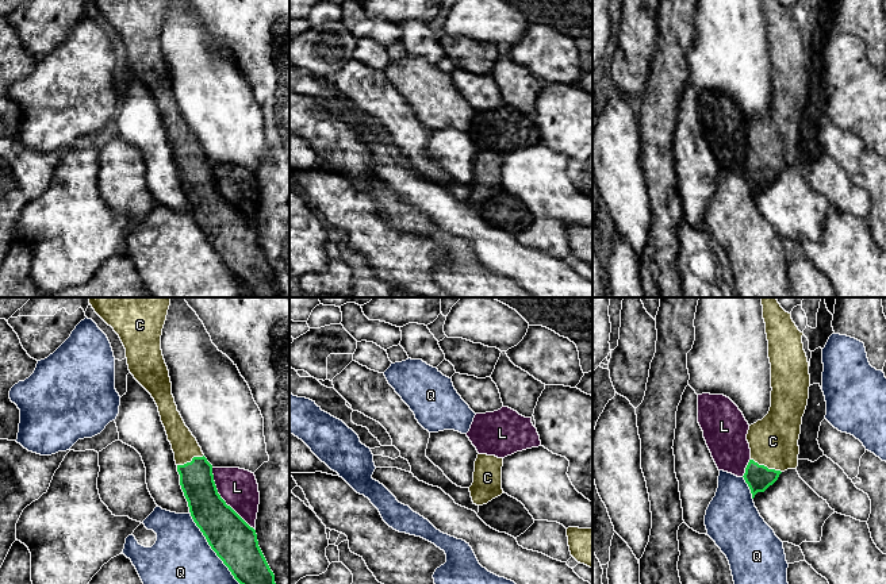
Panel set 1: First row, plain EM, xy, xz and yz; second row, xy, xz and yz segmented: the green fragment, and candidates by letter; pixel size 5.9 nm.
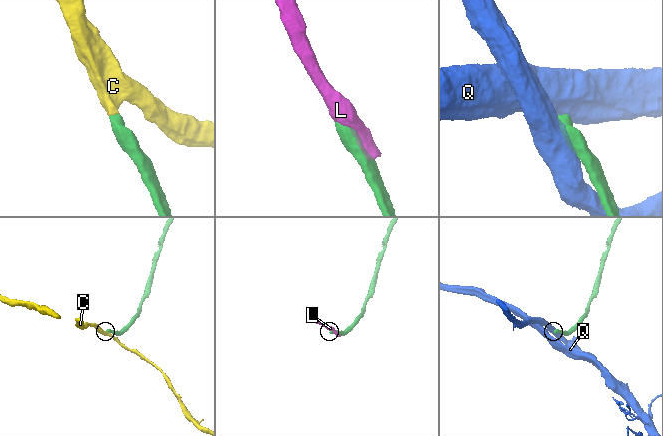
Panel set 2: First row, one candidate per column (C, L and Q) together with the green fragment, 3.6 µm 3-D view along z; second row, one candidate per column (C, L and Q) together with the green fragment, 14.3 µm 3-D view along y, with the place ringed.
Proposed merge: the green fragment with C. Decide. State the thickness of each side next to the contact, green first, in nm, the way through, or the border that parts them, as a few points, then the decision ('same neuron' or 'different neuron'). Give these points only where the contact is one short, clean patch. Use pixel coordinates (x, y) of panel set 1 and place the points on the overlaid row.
calibres 160 and 280 nm; way yz (759, 477), (766, 467), (773, 452), (773, 441); same neuron

